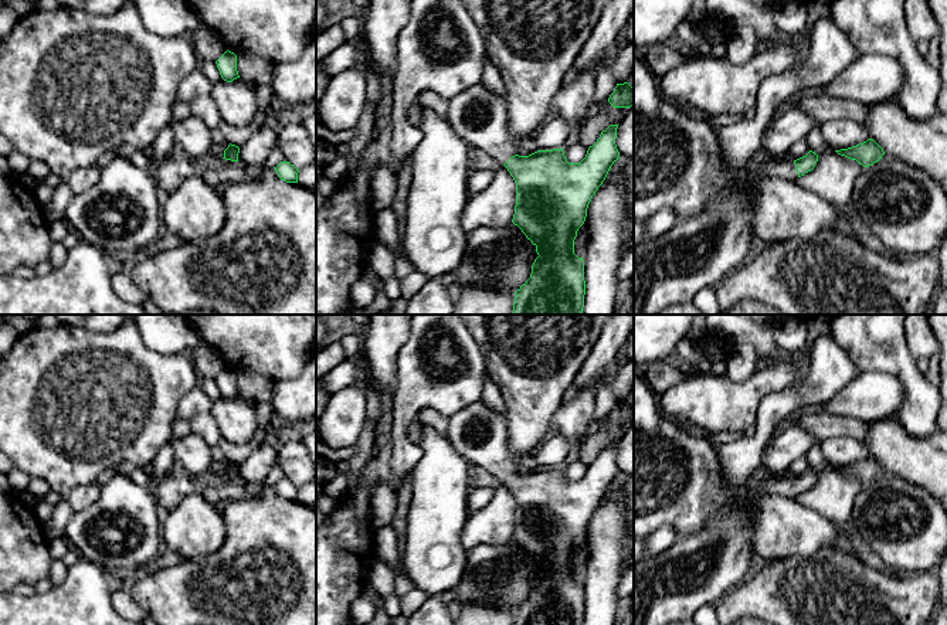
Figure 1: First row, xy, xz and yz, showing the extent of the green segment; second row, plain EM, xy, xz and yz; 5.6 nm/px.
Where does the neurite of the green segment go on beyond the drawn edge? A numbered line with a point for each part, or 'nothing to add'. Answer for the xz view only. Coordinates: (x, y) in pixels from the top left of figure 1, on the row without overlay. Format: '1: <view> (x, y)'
1: xz (479, 434)

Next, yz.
1: yz (702, 569)

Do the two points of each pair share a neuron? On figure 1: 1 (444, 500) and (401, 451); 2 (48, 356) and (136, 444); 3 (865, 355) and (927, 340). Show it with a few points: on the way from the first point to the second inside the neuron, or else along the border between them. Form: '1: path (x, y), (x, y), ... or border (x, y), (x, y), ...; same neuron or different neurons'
1: border (414, 435), (421, 449), (421, 458), (411, 469); different neurons
2: path (71, 379), (115, 421); same neuron
3: border (903, 329), (908, 349), (917, 359); different neurons

